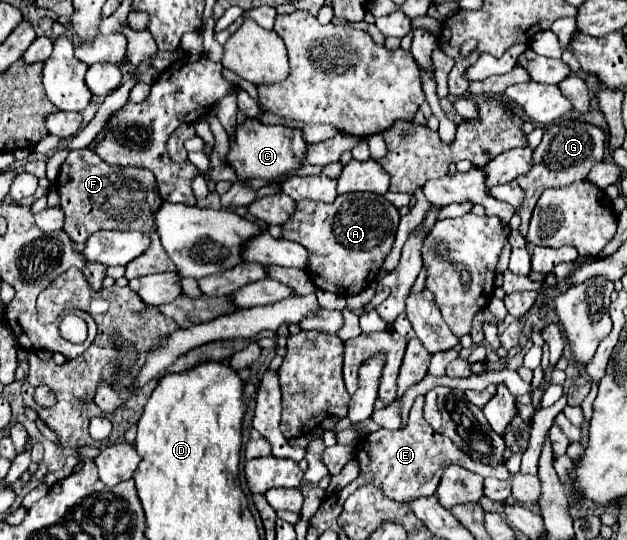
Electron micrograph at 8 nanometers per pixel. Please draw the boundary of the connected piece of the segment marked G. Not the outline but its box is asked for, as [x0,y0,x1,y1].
[518,119,604,235]

